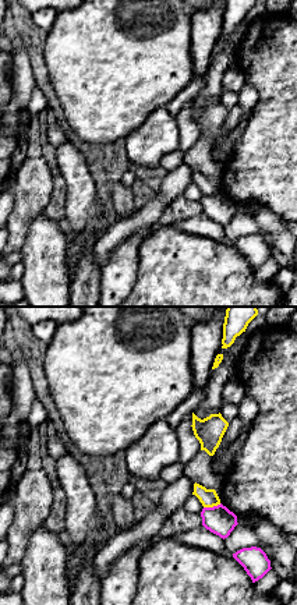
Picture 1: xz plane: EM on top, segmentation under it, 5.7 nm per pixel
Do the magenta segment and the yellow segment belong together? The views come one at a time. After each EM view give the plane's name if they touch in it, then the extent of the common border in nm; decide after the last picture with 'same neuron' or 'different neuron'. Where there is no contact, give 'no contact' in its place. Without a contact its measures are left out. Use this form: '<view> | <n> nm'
xz | 110 nm

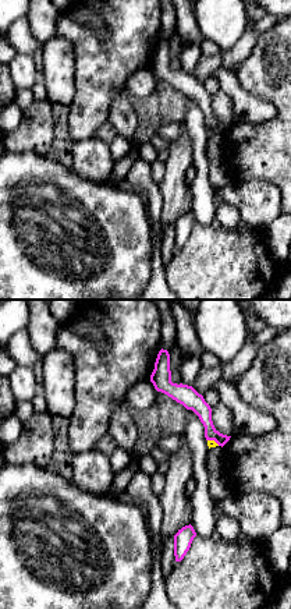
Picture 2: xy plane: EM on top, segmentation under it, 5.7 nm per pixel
xy | 80 nm

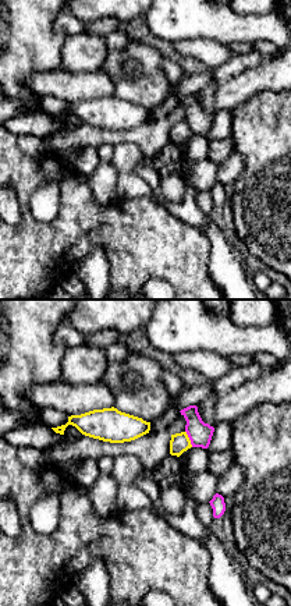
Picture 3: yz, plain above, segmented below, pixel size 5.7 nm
yz | 100 nm

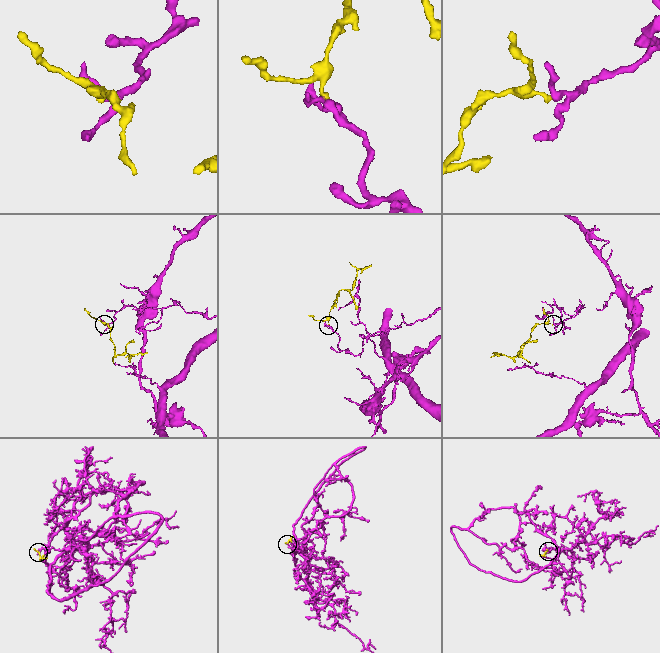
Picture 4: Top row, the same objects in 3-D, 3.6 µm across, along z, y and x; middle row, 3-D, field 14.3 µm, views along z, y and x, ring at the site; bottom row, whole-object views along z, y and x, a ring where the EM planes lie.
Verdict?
different neuron

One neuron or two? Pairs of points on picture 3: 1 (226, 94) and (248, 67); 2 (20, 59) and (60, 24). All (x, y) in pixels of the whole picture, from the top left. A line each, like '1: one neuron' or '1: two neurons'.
1: one neuron
2: two neurons

